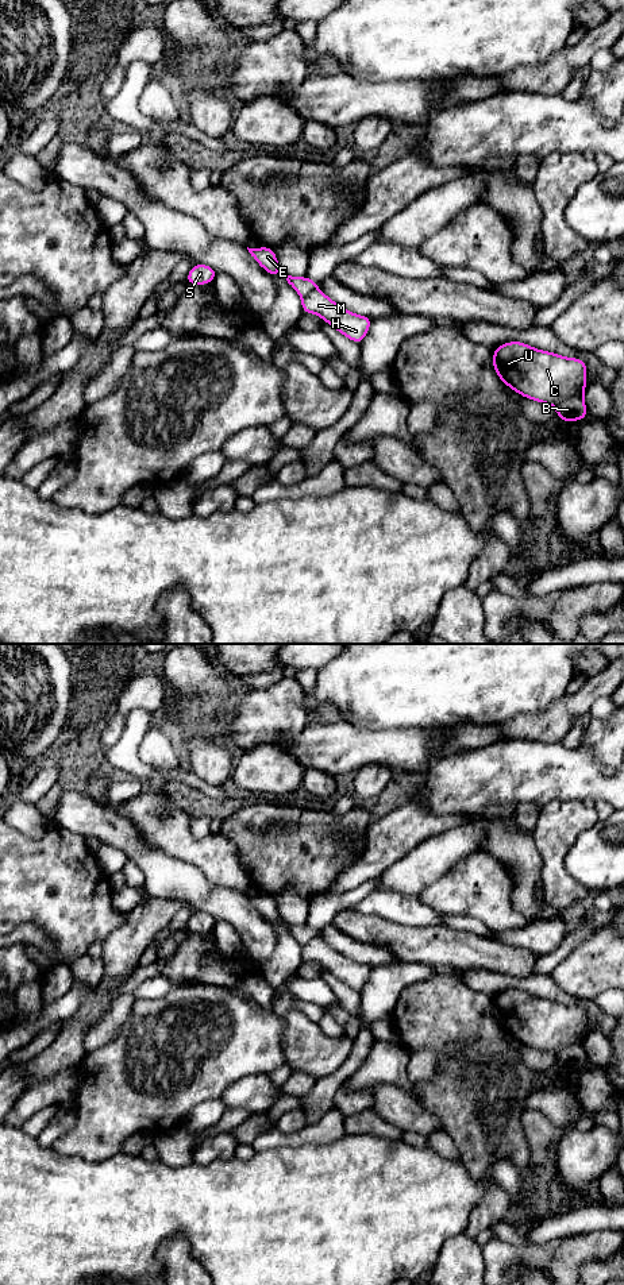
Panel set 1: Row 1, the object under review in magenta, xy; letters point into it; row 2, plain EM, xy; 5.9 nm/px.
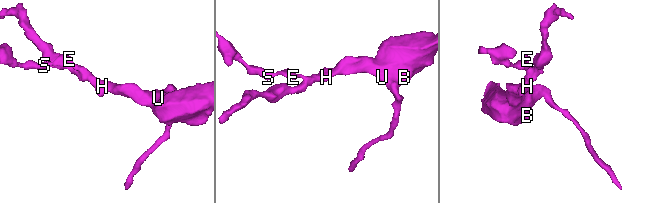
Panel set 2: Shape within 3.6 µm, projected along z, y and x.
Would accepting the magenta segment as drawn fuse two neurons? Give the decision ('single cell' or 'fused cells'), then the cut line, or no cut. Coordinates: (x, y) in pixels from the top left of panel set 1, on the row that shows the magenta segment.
fused cells | xy (316, 286), (303, 298)

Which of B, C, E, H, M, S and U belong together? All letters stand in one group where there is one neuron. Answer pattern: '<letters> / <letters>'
B C H M U / E S

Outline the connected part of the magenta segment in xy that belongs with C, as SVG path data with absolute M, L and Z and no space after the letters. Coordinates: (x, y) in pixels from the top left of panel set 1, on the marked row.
M508 341L493 350L493 368L513 391L552 405L562 421L588 417L583 401L588 366L582 359Z

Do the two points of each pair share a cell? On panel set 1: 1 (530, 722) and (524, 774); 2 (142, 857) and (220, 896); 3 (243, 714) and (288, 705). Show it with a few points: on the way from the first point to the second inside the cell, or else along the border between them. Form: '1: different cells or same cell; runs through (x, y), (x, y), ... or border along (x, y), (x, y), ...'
1: different cells; border along (559, 740), (500, 740), (496, 744)
2: same cell; runs through (161, 871), (168, 878), (188, 883), (201, 894)
3: same cell; runs through (254, 714), (277, 712)

